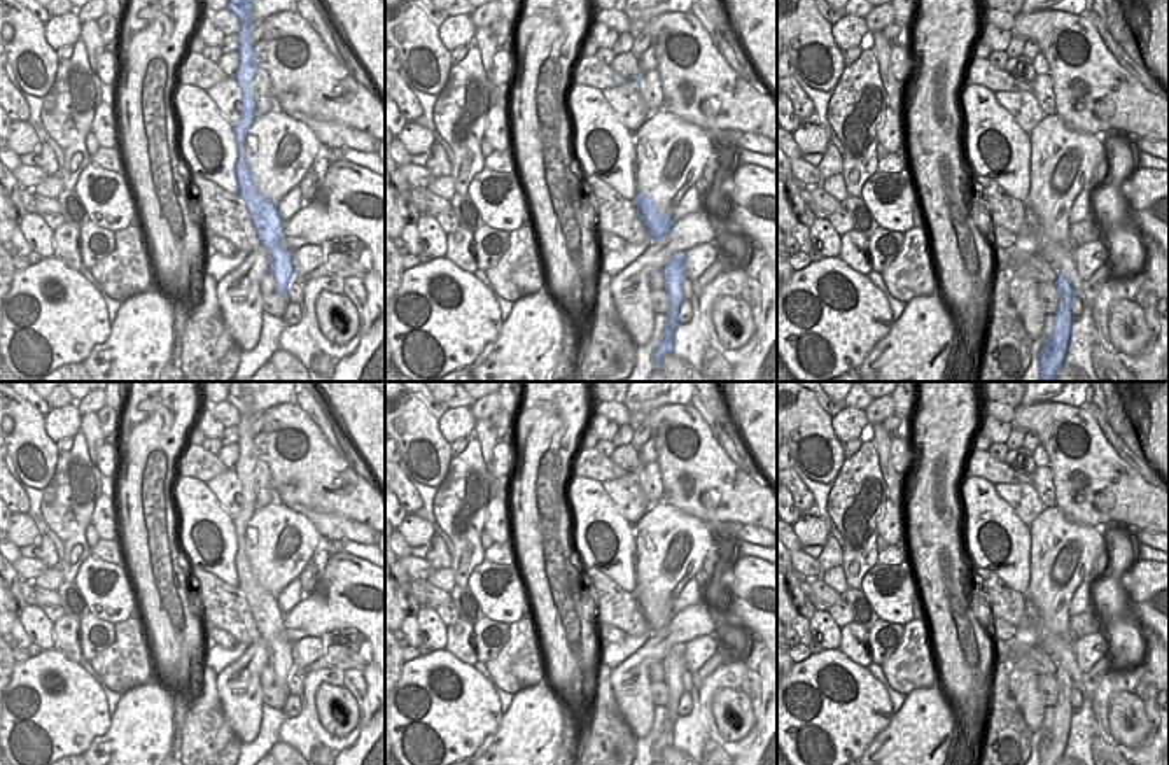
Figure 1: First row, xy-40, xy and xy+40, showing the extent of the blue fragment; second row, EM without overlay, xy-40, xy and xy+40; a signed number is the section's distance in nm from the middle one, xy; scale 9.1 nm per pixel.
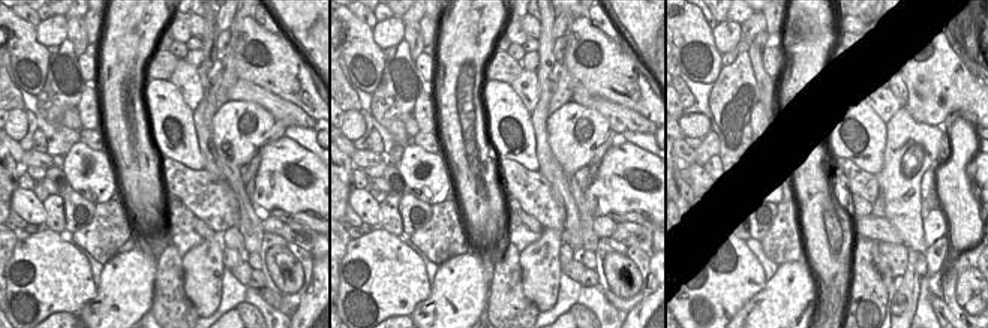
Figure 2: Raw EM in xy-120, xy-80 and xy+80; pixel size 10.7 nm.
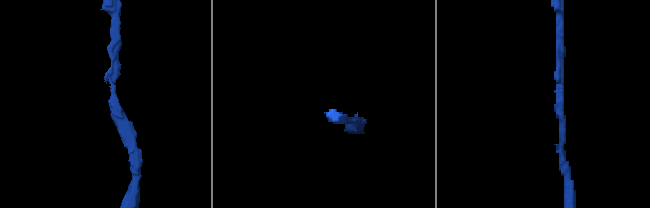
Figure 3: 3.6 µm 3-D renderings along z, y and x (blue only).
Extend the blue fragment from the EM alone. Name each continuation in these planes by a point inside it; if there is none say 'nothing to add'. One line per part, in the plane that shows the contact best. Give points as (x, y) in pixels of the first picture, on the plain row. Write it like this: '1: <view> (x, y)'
nothing to add

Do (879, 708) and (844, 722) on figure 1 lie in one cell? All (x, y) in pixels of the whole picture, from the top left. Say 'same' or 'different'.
same

